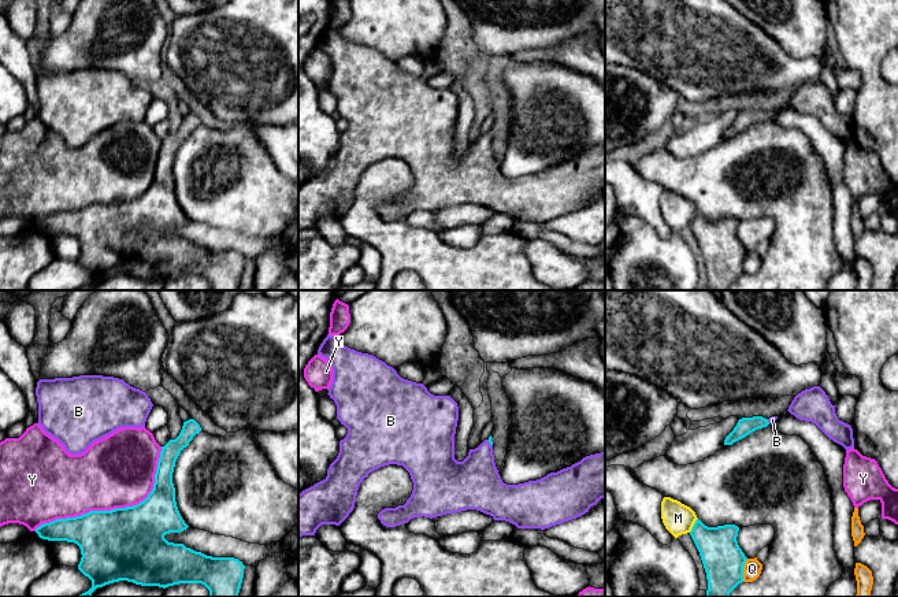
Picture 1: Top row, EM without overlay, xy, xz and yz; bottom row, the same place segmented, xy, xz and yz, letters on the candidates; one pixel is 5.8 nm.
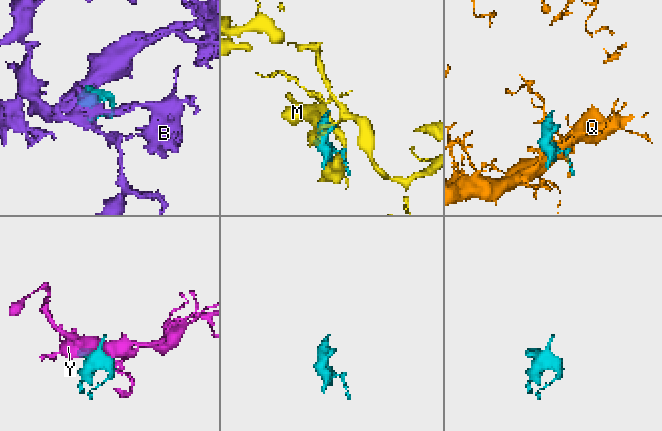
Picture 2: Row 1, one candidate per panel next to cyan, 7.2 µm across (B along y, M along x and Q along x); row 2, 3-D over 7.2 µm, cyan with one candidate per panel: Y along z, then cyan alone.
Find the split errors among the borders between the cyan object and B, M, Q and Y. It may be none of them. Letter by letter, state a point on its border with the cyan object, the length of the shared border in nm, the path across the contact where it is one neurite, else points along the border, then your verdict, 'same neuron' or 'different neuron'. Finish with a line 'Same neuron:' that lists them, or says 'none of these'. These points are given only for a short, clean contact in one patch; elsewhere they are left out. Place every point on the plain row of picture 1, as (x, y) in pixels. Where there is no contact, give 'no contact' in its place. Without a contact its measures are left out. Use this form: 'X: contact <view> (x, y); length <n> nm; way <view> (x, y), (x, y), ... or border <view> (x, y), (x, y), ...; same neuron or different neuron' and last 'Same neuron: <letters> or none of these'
B: contact xz (489, 134); length 50 nm; same neuron
M: contact yz (694, 218); length 100 nm; border yz (697, 211), (689, 225); different neuron
Q: contact yz (742, 263); length 140 nm; different neuron
Y: contact xy (115, 201); length 900 nm; different neuron
Same neuron: B

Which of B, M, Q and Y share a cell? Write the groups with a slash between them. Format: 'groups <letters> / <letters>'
groups B / M / Q / Y

